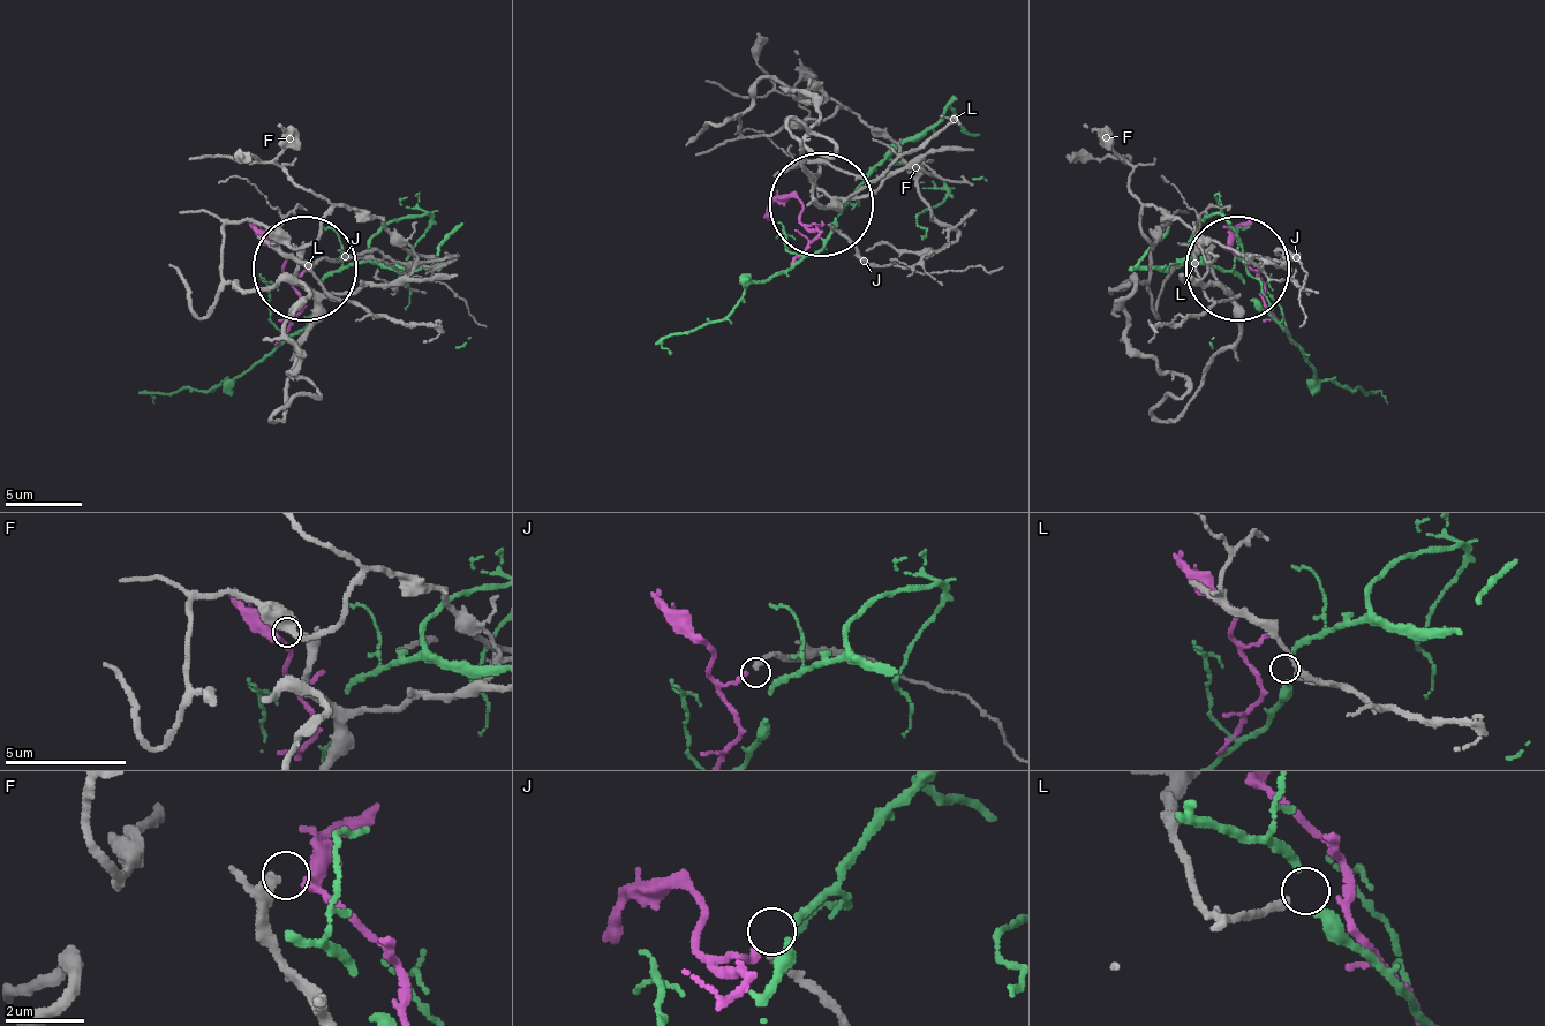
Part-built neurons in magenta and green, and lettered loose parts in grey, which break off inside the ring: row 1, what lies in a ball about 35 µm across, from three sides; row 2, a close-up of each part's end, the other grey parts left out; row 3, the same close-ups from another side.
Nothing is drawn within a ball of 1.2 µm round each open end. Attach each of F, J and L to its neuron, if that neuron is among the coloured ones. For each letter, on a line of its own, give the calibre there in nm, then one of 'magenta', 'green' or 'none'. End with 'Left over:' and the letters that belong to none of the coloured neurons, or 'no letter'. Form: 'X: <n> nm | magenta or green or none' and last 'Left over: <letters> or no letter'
F: 220 nm | magenta
J: 200 nm | none
L: 200 nm | none
Left over: J, L

